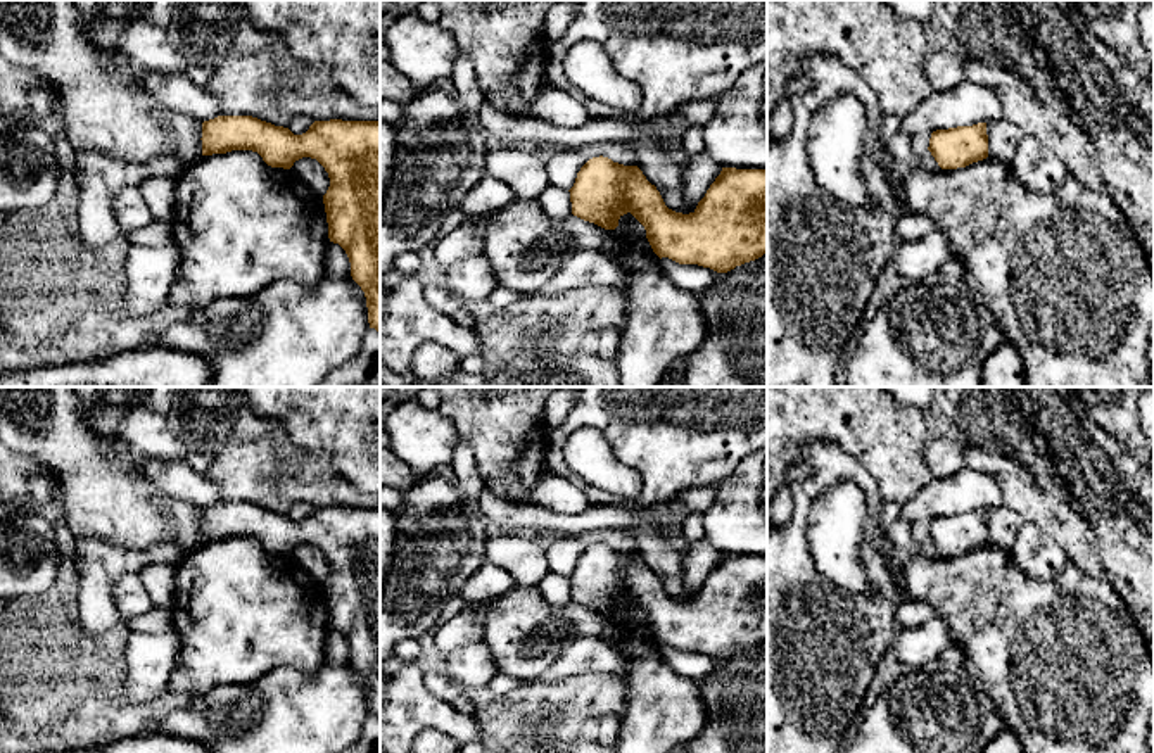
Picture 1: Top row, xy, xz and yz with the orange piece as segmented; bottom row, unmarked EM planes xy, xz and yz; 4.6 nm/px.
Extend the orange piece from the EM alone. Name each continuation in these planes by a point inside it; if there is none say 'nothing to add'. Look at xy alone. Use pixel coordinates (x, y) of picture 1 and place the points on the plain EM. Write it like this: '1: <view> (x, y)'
nothing to add

